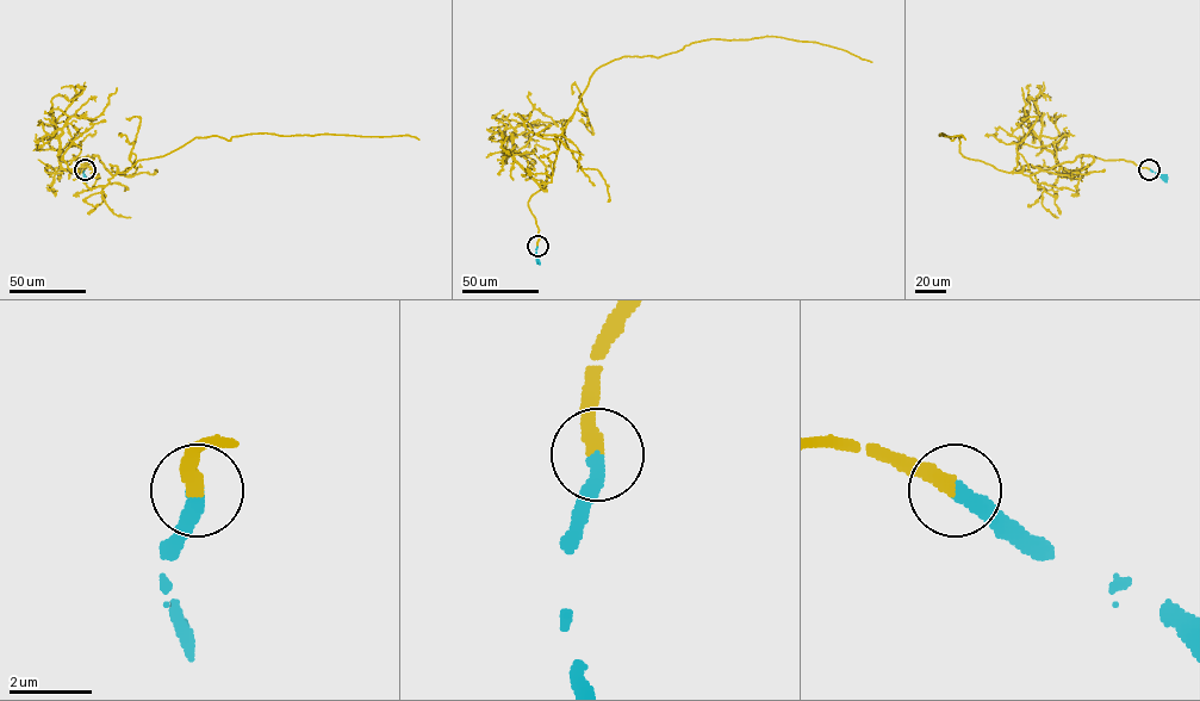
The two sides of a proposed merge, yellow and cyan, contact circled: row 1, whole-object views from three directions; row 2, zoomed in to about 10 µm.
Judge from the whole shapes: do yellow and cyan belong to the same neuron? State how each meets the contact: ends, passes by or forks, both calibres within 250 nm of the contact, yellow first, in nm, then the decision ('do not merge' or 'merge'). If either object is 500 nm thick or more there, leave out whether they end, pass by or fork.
yellow ends there; cyan ends there; 380 nm thick on the yellow side, 400 nm on the other; merge

